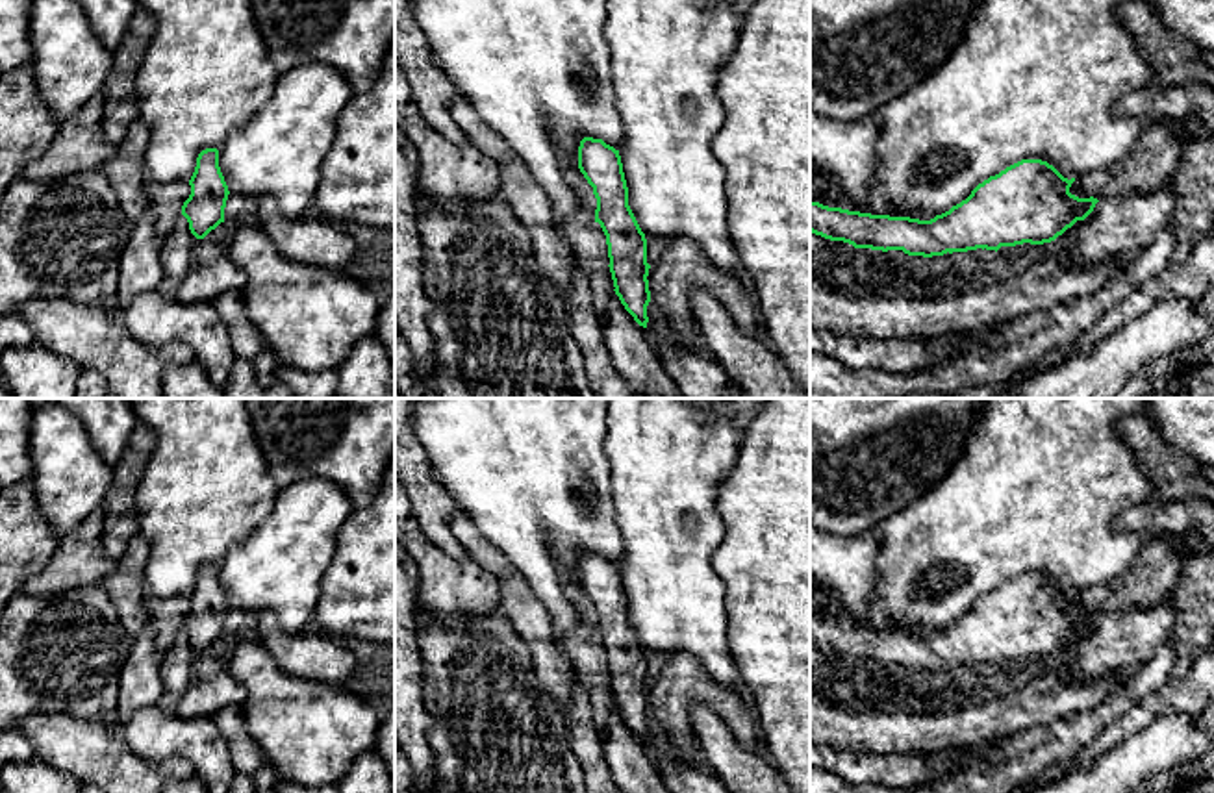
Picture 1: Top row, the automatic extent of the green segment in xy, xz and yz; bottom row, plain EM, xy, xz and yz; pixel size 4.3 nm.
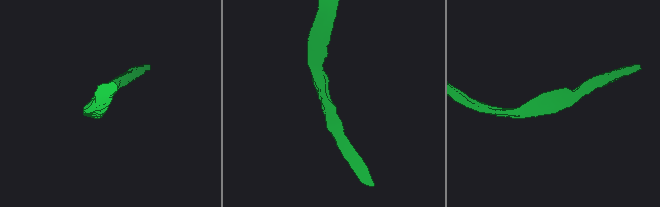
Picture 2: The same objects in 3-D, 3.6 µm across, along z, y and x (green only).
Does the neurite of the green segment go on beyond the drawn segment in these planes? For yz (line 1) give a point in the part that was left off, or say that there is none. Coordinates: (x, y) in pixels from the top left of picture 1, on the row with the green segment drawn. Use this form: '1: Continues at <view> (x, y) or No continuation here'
1: No continuation here

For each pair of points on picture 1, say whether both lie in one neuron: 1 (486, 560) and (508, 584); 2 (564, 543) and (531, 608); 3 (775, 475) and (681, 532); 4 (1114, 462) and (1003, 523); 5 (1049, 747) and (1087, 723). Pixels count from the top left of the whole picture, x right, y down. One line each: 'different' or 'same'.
1: same
2: different
3: different
4: same
5: same

